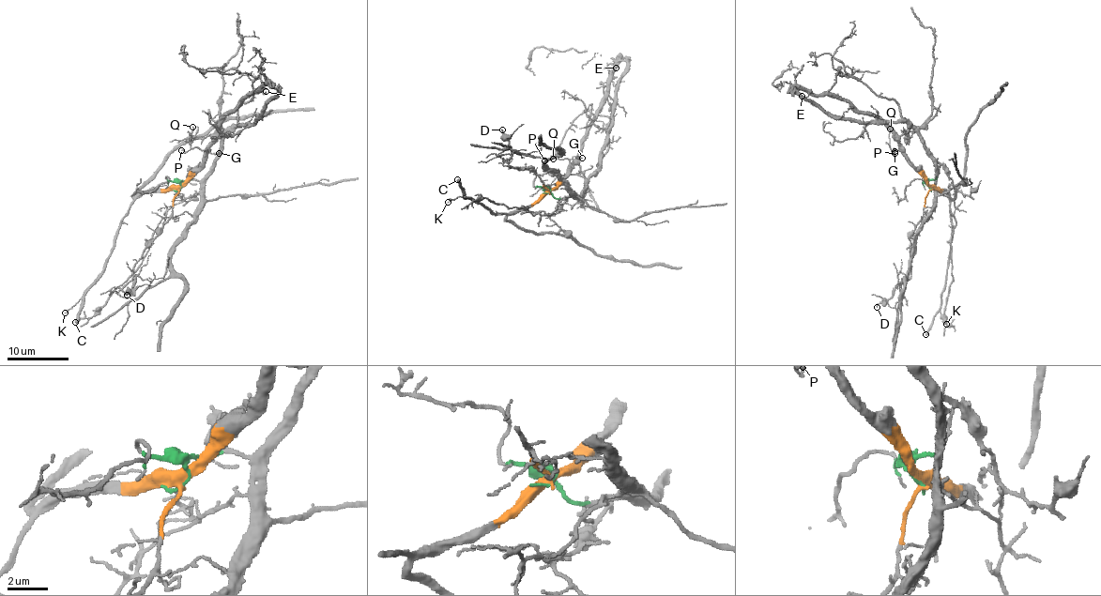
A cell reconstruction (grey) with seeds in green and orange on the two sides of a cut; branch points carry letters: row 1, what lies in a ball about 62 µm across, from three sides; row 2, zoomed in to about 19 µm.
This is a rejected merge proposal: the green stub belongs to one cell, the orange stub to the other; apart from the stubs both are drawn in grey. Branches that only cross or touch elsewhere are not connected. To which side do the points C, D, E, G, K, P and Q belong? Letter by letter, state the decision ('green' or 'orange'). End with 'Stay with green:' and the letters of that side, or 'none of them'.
C: orange
D: orange
E: orange
G: orange
K: orange
P: orange
Q: orange
Stay with green: none of them

